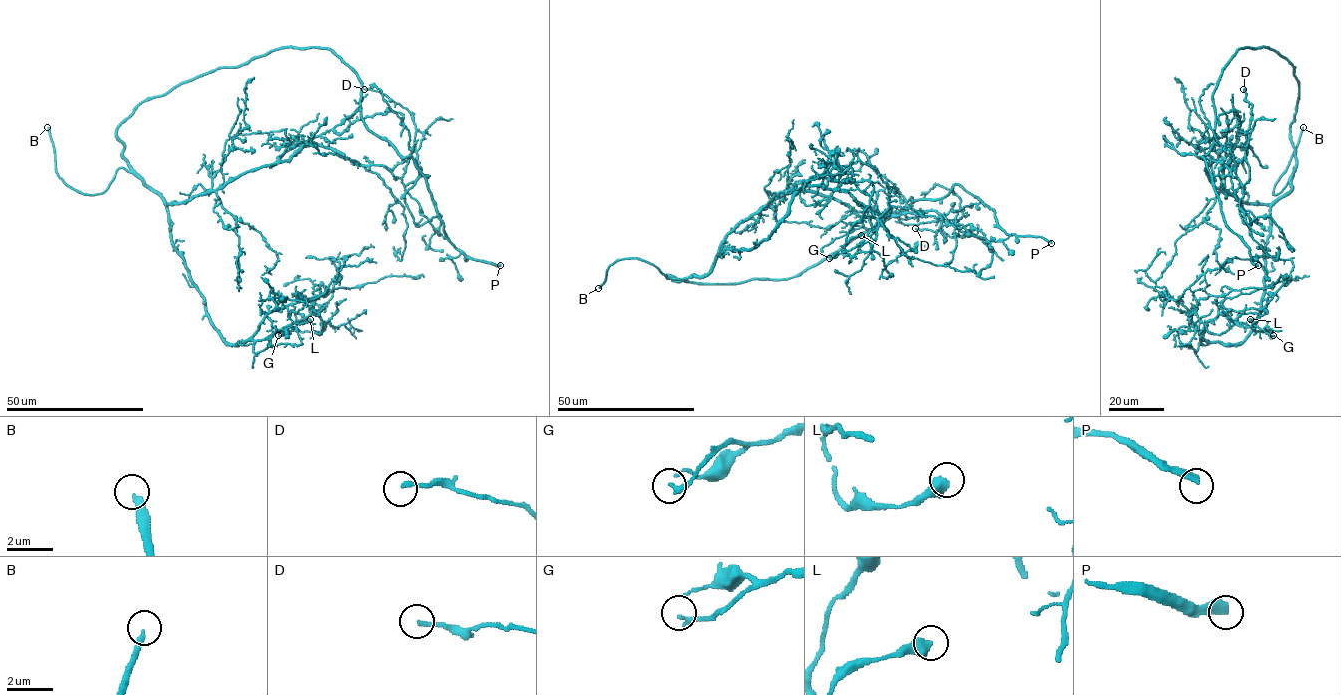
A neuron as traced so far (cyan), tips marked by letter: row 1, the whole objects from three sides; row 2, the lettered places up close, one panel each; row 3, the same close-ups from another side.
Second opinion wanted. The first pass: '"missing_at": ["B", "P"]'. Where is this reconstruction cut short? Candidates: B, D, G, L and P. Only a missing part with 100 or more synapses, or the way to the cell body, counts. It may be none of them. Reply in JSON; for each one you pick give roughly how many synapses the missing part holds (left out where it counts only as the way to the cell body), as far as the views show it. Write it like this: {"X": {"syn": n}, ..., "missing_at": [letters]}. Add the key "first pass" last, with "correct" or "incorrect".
{"P": {"syn": 190}, "missing_at": ["B", "P"], "first pass": "correct"}

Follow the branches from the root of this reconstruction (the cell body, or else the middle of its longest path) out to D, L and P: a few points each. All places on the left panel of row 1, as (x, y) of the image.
D: (132, 113), (117, 130), (122, 157), (179, 204), (308, 145), (393, 168), (415, 148), (414, 117), (364, 89)
L: (132, 113), (122, 157), (163, 201), (219, 335), (246, 342), (303, 300), (319, 334), (295, 313), (310, 319)
P: (132, 113), (217, 69), (328, 48), (361, 83), (364, 124), (424, 177), (447, 238), (500, 265)

